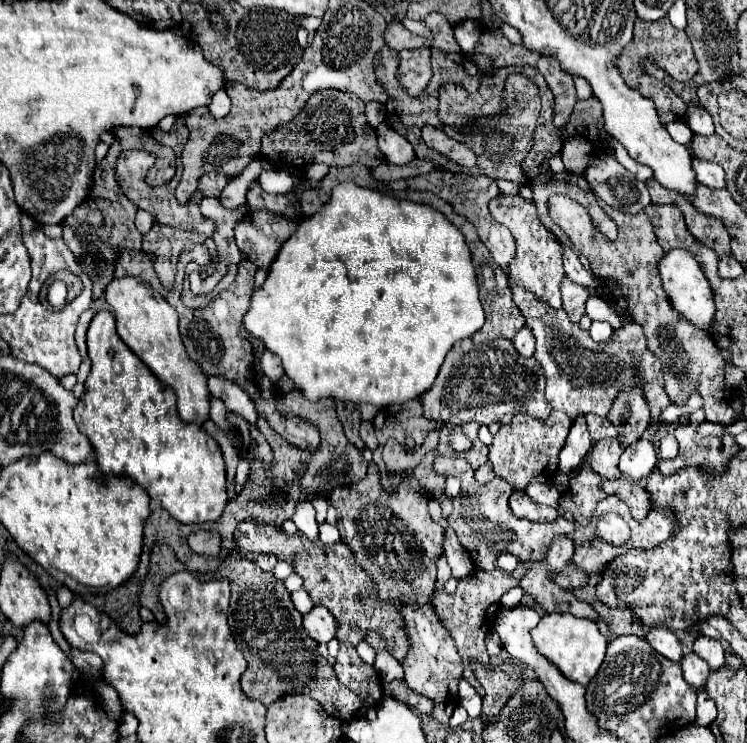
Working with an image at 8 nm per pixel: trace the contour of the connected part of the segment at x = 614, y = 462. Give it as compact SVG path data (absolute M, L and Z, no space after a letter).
M604 438L590 448L588 456L584 458L584 464L590 462L590 466L594 466L594 470L598 470L598 474L602 474L604 478L620 478L618 460L622 452L624 448L616 438Z

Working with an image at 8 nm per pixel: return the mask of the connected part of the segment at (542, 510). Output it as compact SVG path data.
M518 490L512 492L510 496L510 508L518 518L526 518L530 522L554 522L560 516L556 508L536 504L524 492L518 492Z

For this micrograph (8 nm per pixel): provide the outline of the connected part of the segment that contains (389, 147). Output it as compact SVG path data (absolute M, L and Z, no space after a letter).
M386 122L376 126L378 136L378 148L386 156L388 162L396 166L404 166L410 160L414 160L414 150L406 138L402 138L394 128L390 128Z

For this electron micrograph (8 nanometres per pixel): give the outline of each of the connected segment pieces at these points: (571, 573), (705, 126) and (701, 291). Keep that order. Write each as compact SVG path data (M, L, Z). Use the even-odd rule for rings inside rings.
M568 562L568 566L566 566L562 572L552 574L552 580L554 580L560 588L564 588L564 590L576 590L576 588L586 586L588 576L586 576L584 570L576 568L572 562Z
M694 104L694 106L688 108L686 122L688 122L688 126L690 126L690 130L694 134L702 134L702 136L714 134L714 124L712 124L710 114L702 106L698 106L698 104Z
M674 248L670 252L666 252L660 262L658 262L658 270L660 270L660 278L664 284L664 290L670 298L670 304L686 318L690 320L696 328L702 328L704 332L712 332L712 320L714 320L714 294L710 290L710 284L704 276L704 272L700 270L698 262L694 260L694 256L688 250L680 250Z

